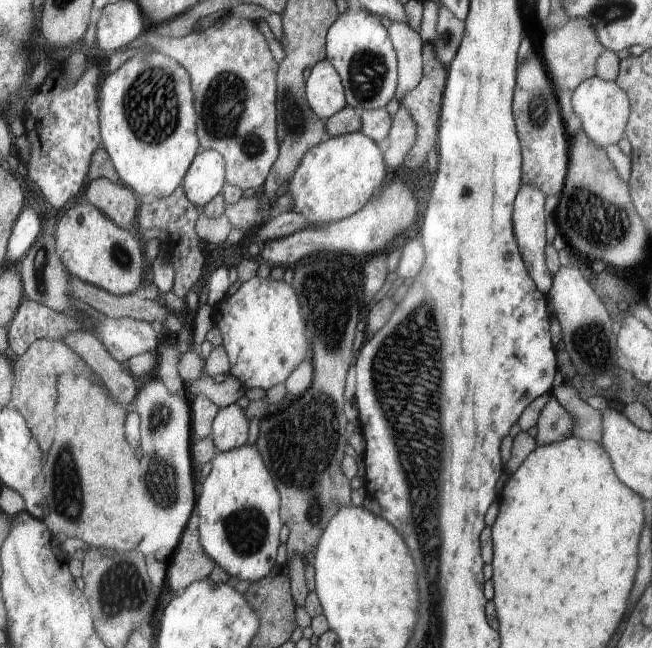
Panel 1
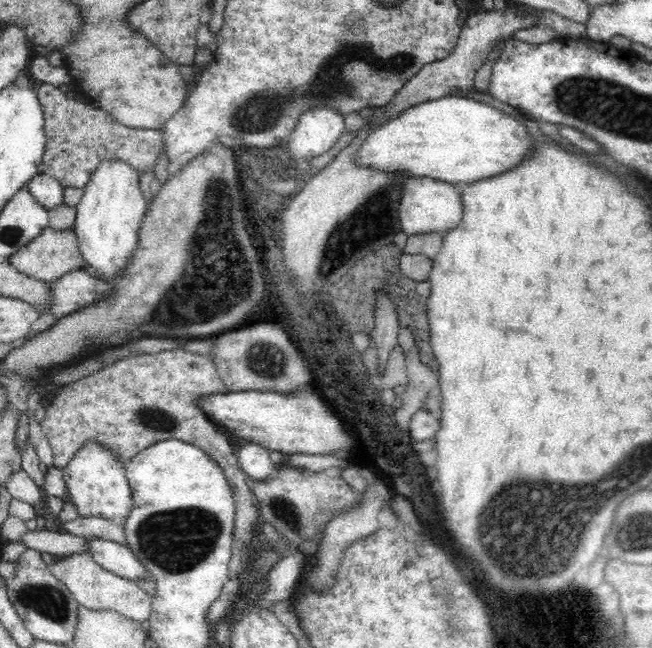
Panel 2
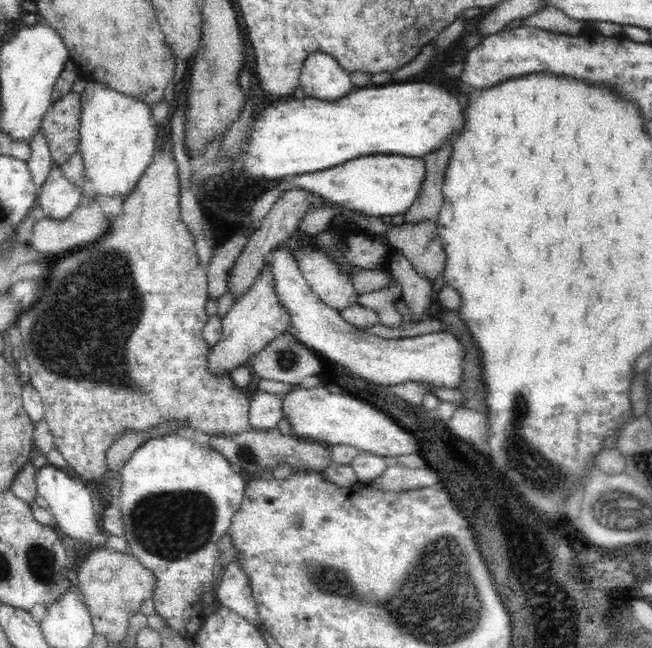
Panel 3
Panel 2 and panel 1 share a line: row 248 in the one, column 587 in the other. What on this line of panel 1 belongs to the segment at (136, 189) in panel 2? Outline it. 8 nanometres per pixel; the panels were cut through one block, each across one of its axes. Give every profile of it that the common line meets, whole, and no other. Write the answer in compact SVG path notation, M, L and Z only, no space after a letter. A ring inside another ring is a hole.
M596 76L583 80L572 92L571 108L581 120L581 127L585 135L603 148L609 144L616 144L624 135L631 113L628 96L614 81L603 81Z

